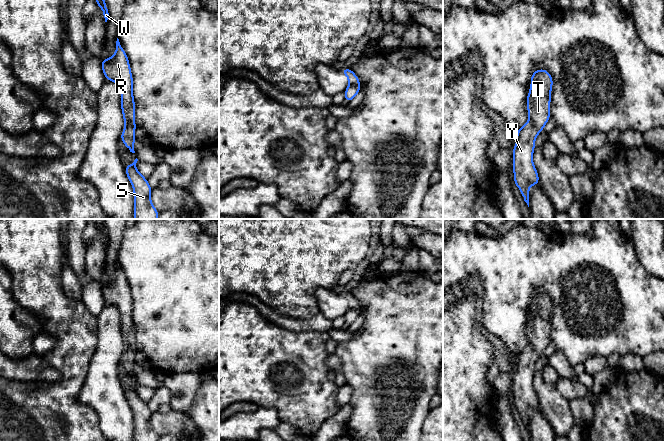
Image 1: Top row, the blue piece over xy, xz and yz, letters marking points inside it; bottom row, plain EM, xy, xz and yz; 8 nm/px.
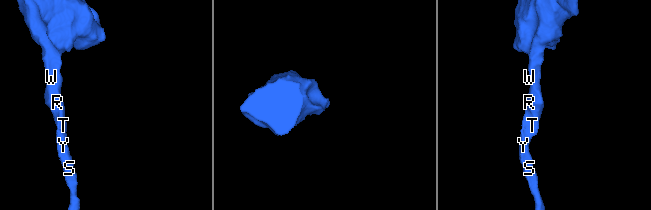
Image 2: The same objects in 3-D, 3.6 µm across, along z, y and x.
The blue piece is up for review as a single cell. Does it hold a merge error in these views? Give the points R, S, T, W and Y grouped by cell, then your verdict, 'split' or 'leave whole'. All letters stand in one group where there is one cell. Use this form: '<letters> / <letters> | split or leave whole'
R S T W Y | leave whole

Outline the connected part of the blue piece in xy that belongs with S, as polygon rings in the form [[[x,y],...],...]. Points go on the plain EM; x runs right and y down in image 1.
[[[136,382],[133,387],[124,391],[126,399],[133,411],[134,417],[134,441],[158,441],[159,435],[151,426],[152,411],[147,403],[138,396]]]

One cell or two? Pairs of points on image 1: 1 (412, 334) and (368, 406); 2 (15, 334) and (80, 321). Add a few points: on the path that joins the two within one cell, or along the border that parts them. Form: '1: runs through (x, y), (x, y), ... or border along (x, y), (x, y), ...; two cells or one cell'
1: runs through (392, 354), (373, 366), (366, 386); one cell
2: border along (27, 310), (34, 313), (42, 321), (42, 331); two cells

